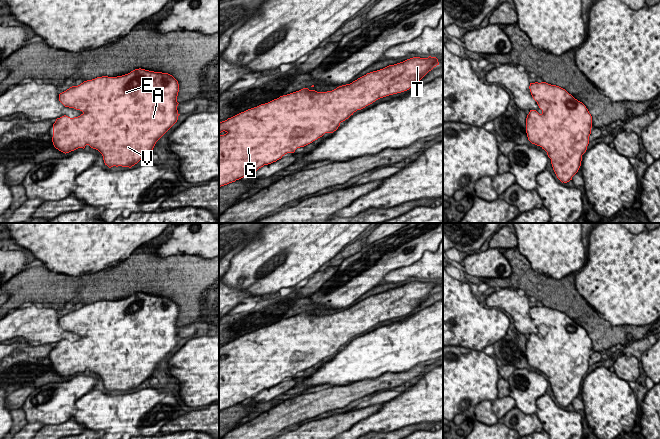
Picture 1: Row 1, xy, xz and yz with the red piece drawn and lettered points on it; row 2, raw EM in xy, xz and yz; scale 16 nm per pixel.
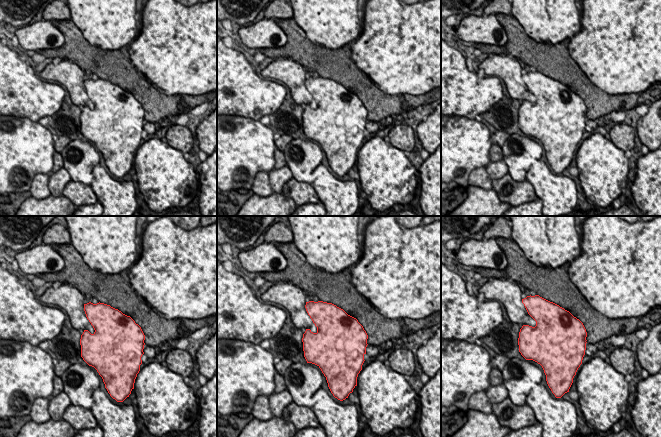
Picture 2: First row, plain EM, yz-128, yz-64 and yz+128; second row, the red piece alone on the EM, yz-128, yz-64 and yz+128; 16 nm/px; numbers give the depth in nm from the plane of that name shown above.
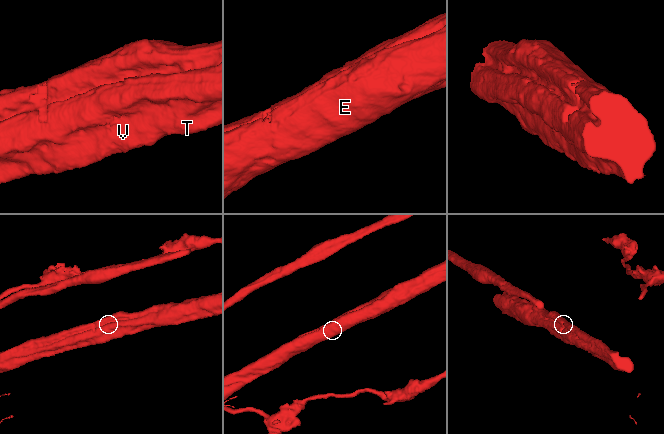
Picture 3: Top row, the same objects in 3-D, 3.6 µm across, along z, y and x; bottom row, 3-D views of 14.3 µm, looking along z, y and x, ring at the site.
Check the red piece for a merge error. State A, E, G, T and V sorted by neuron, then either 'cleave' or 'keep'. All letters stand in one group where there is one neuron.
groups A E G T V; keep

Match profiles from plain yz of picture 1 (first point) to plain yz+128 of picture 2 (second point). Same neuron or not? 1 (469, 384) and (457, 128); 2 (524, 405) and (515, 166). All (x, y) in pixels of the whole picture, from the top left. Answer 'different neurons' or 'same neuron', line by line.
1: same neuron
2: same neuron

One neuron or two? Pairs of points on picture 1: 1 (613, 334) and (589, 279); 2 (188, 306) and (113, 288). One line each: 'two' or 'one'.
1: two
2: one

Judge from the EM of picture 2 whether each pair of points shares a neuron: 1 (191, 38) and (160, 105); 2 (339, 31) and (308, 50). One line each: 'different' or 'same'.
1: different
2: different

